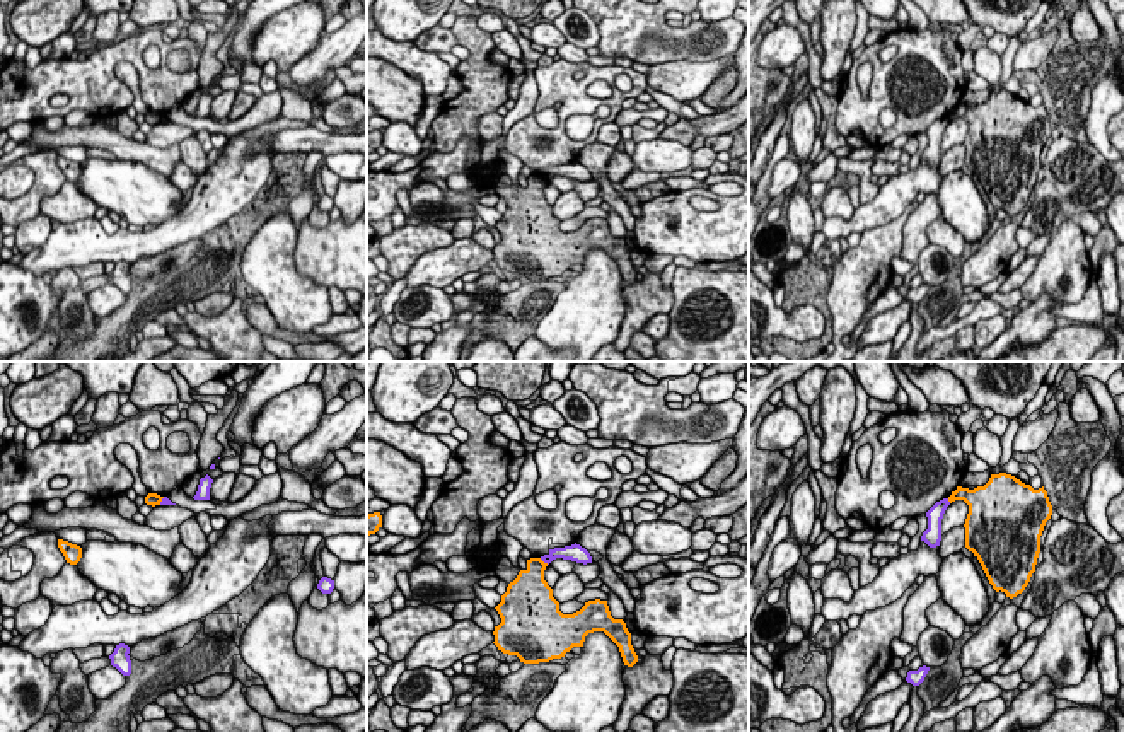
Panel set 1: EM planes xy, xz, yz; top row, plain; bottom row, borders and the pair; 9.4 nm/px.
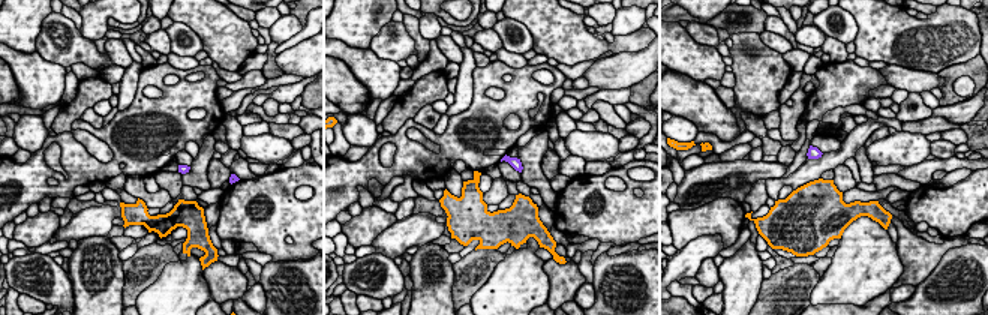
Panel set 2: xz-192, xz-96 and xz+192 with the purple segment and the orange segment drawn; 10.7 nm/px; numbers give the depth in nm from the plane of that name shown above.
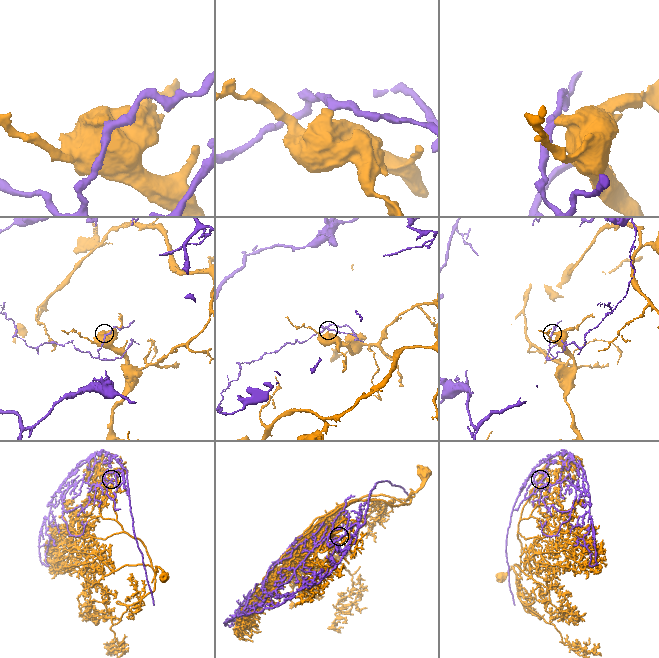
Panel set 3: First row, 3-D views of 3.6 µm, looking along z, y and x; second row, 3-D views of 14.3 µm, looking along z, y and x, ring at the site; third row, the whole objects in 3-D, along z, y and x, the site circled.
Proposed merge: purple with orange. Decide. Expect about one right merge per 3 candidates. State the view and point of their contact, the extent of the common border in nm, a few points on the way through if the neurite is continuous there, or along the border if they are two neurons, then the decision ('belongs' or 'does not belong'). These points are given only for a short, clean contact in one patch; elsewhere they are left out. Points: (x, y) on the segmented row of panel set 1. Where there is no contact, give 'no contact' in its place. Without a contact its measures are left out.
xz (544, 562) | 110 nm | along xz (539, 558), (548, 563) | does not belong

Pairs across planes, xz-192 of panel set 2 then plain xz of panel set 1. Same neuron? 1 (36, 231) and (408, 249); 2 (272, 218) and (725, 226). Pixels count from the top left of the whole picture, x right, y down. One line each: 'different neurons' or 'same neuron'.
1: same neuron
2: same neuron

